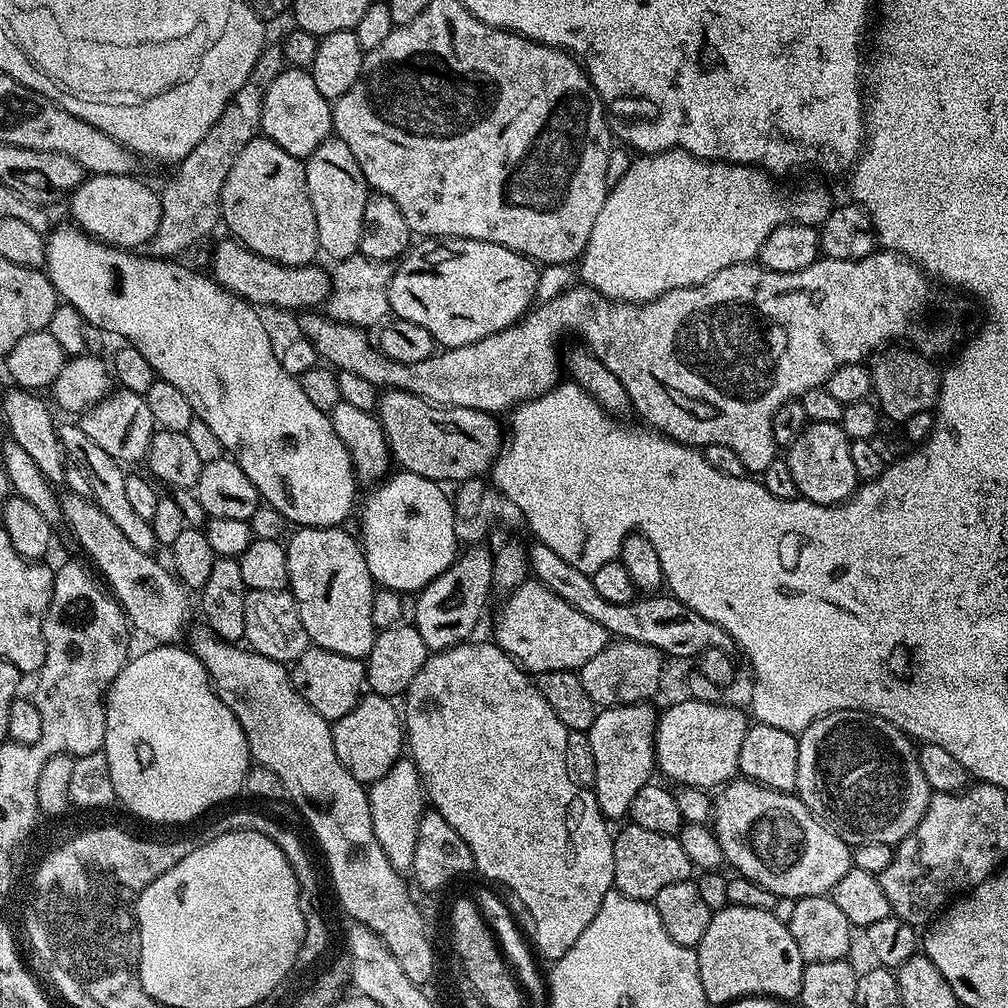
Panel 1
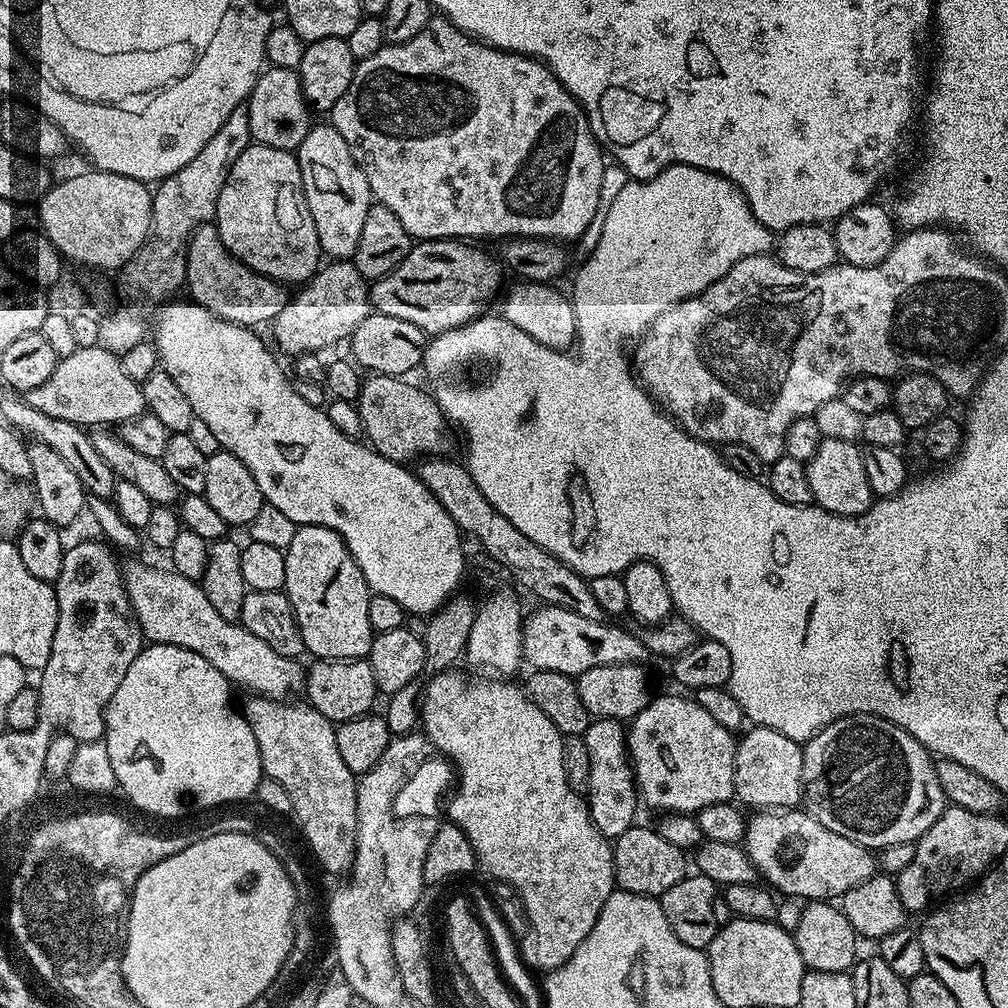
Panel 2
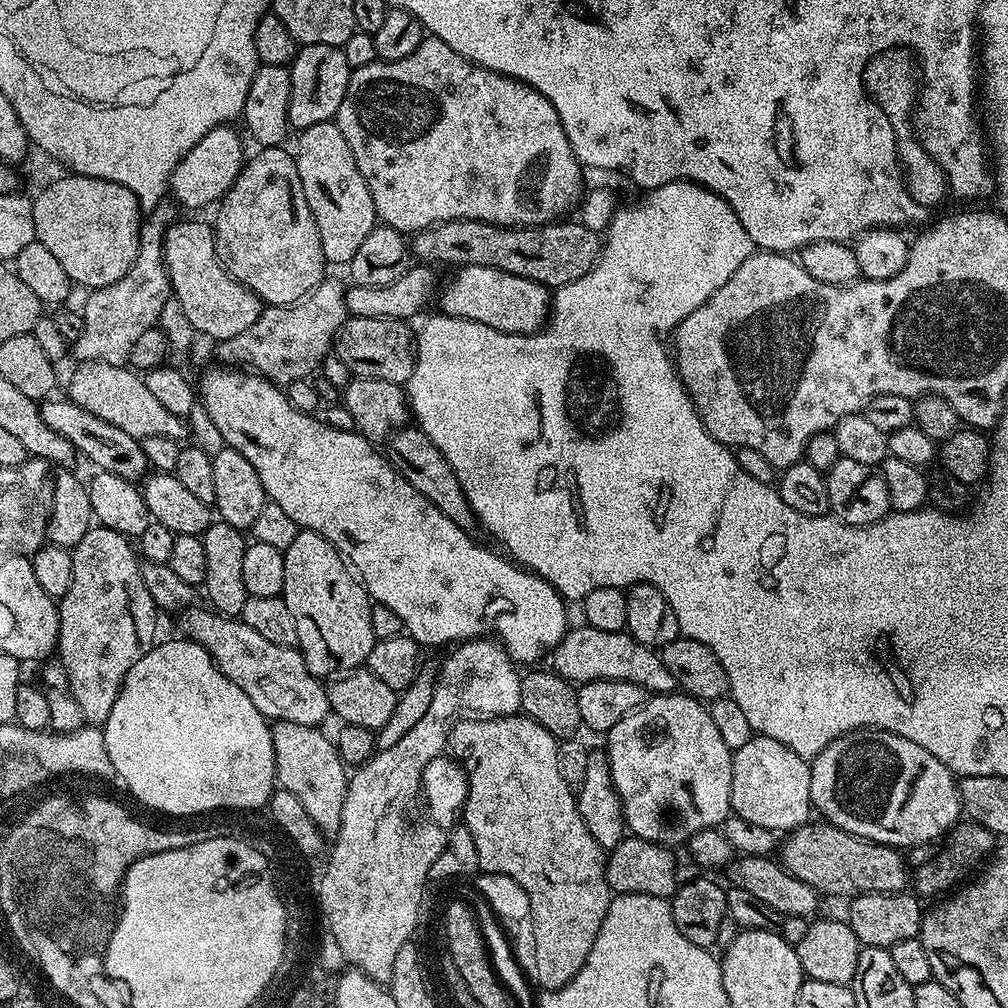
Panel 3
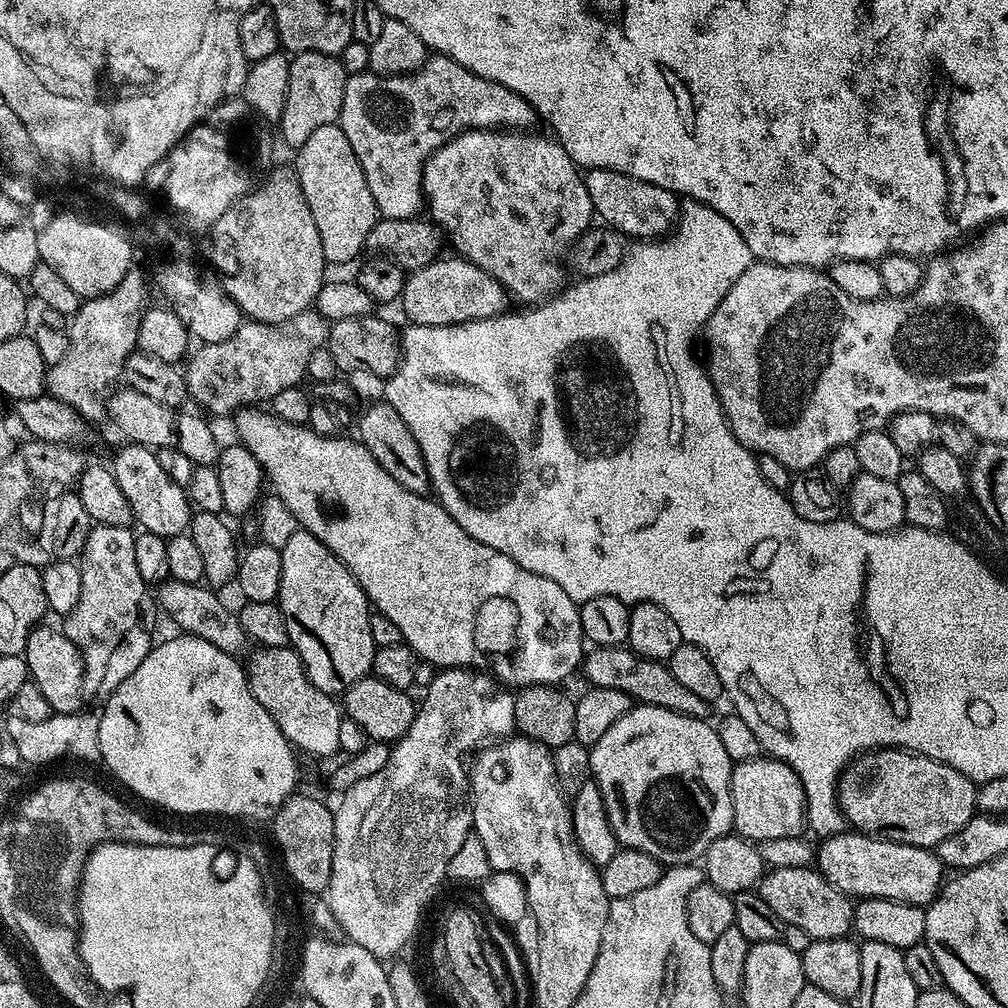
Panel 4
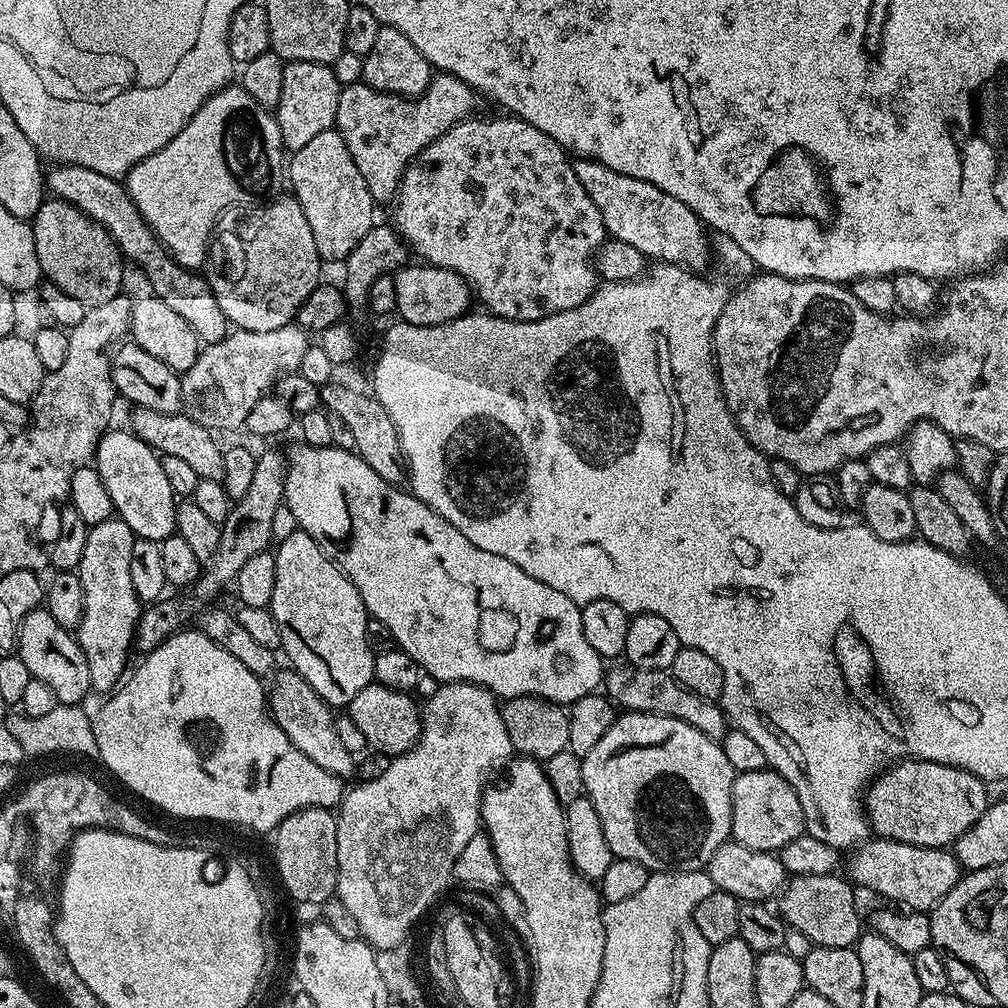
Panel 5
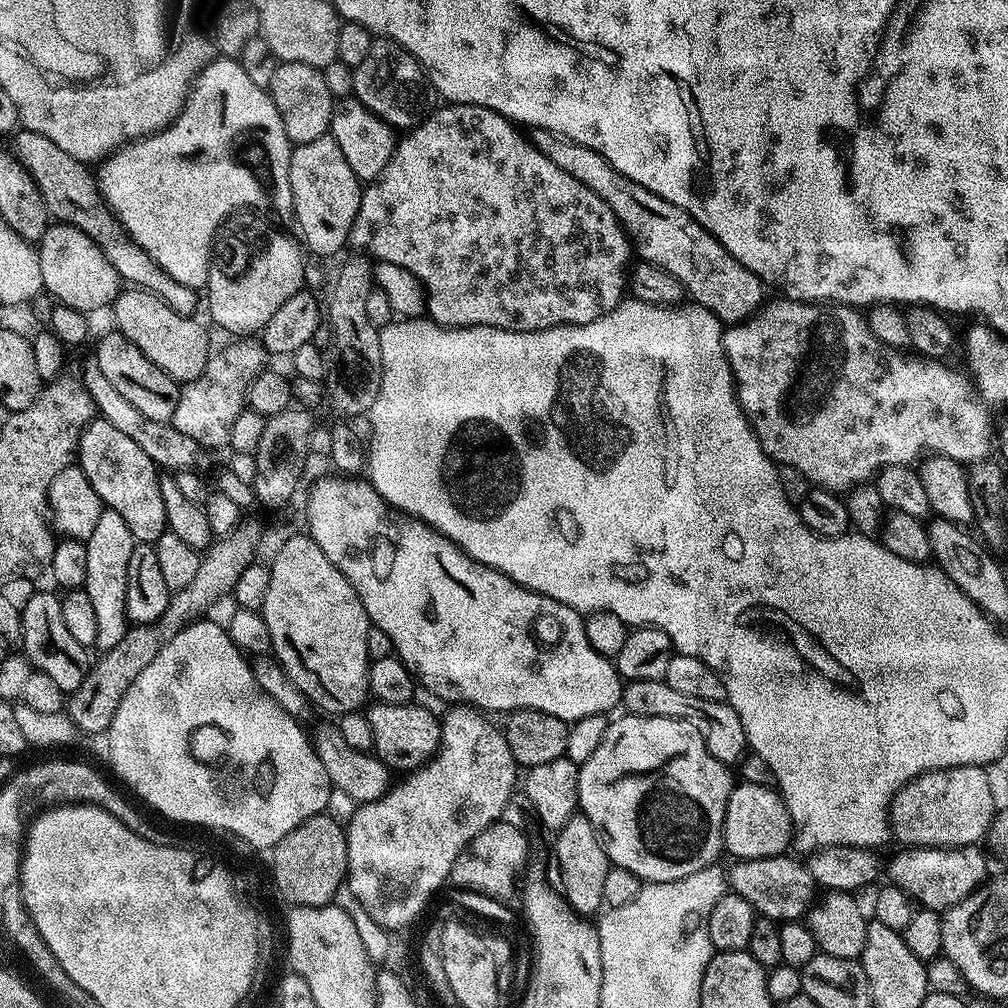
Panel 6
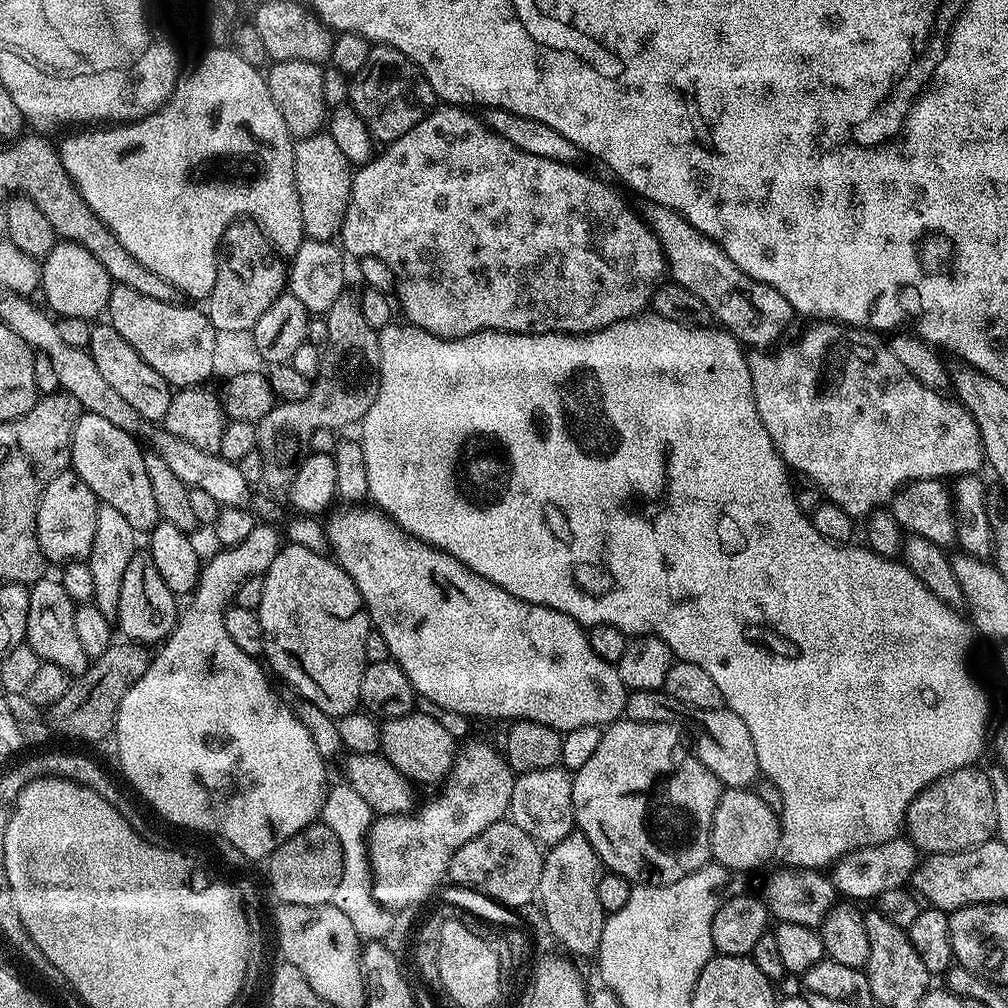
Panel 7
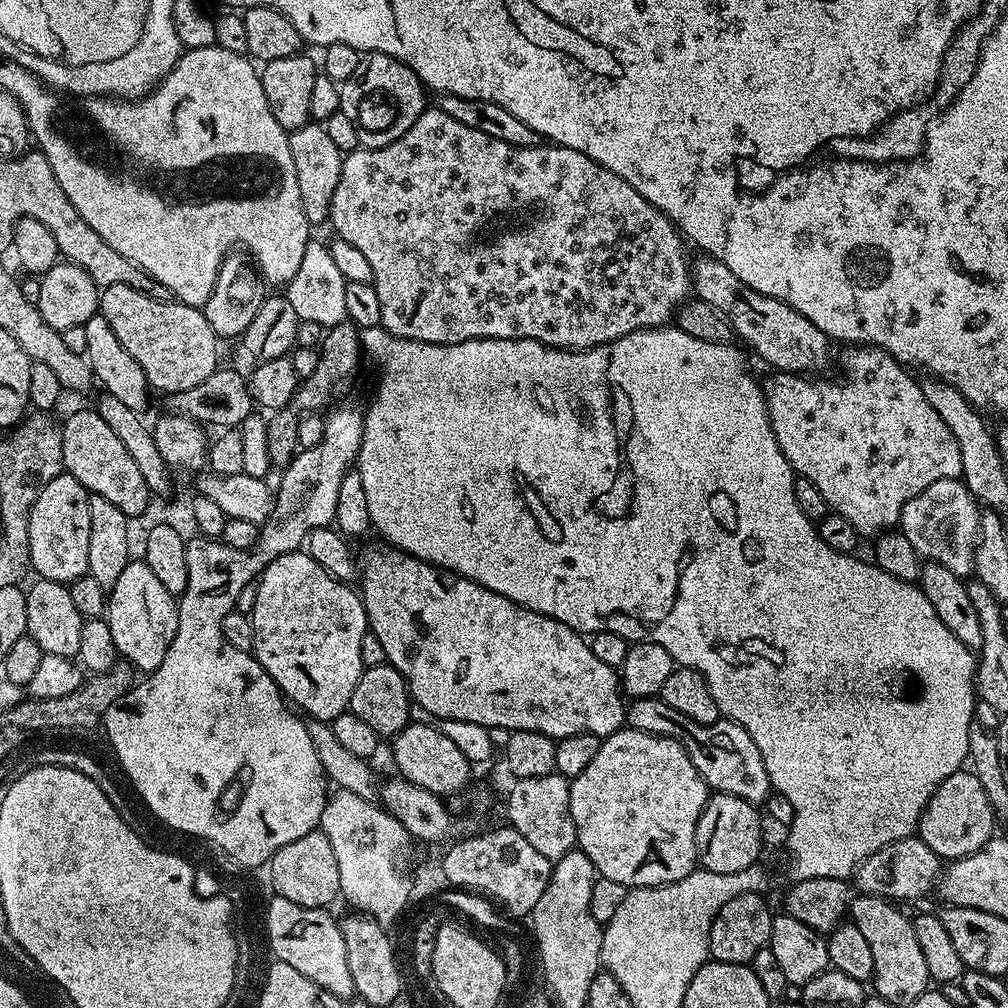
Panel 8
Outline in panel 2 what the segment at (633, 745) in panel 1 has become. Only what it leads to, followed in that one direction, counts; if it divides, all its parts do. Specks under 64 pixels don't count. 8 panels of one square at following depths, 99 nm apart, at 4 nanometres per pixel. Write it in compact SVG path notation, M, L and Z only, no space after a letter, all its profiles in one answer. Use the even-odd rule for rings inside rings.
M593 719L583 735L586 750L590 754L590 786L586 793L590 818L594 826L609 838L626 834L637 823L636 778L632 775L632 766L628 758L628 738L626 728L619 720Z

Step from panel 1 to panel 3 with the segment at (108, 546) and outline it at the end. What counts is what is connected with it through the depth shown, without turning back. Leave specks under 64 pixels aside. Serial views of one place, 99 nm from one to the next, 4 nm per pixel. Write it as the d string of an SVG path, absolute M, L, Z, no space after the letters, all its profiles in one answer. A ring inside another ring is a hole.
M189 607L179 613L180 628L184 631L181 633L187 639L193 640L195 644L201 644L212 655L213 660L222 670L222 674L226 674L226 678L230 678L230 682L234 682L234 686L238 686L238 690L242 690L242 694L246 694L246 698L250 698L250 702L254 702L254 706L258 706L258 710L264 715L265 720L298 722L302 726L315 728L323 725L324 719L329 719L327 687L317 677L310 674L299 647L277 646L267 638L262 638L262 634L250 630L250 626L246 626L244 621L239 618L221 616L219 612L209 610L207 607L204 607L205 609L196 607Z

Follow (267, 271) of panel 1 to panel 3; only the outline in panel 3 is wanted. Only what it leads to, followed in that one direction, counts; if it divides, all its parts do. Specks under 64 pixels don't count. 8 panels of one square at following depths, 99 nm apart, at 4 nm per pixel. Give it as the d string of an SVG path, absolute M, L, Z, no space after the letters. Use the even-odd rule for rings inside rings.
M180 220L169 224L164 235L164 265L168 271L168 277L172 283L172 295L178 298L183 312L190 318L194 329L208 336L213 342L229 340L234 334L242 334L258 322L262 311L262 302L254 293L240 284L228 272L225 272L224 265L220 263L216 253L216 234L211 223L204 220Z

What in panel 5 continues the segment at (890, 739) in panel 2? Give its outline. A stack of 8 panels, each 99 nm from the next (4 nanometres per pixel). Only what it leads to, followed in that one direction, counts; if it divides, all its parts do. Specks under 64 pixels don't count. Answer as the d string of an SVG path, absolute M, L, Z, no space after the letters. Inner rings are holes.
M909 758L887 768L868 785L862 799L871 831L877 837L897 840L903 844L913 844L923 848L948 848L987 810L990 797L989 785L979 780L975 772L967 772L949 764L939 764L929 760Z

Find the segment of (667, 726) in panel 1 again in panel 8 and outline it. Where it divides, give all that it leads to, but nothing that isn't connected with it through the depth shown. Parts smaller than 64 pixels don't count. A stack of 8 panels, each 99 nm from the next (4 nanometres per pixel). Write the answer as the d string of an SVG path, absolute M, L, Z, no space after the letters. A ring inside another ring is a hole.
M630 727L603 737L598 754L582 774L570 780L570 814L576 827L576 843L594 862L600 876L630 888L657 888L697 871L696 827L710 795L708 784L678 742L646 734Z

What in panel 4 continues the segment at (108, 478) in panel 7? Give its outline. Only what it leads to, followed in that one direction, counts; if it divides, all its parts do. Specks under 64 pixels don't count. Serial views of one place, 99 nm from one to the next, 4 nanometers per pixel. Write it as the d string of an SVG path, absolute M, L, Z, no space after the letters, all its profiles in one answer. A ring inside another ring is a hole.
M129 443L110 464L112 473L118 478L118 486L122 486L122 494L126 494L126 502L130 502L132 519L145 532L153 532L162 537L178 536L189 531L194 509L185 489L178 486L158 466L155 451L140 444Z

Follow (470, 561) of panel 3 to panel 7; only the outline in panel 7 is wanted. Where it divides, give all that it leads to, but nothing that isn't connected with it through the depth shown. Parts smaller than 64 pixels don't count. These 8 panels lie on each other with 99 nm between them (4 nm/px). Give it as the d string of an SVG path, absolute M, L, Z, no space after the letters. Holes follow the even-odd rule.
M344 506L341 512L334 513L328 522L326 520L326 531L331 555L340 568L346 570L354 586L358 586L358 594L362 594L364 607L368 609L371 627L378 634L382 634L382 638L386 638L389 657L396 661L397 666L406 674L406 678L410 678L412 689L417 696L430 698L430 702L438 702L438 706L446 710L454 710L469 718L481 716L484 720L504 720L503 722L533 720L556 728L562 734L570 730L578 730L578 726L614 724L624 716L626 689L622 678L618 678L615 664L606 663L602 658L598 658L598 654L594 654L594 650L590 650L587 631L574 618L553 608L514 598L514 594L502 590L502 586L494 586L494 582L482 578L482 574L474 574L474 570L458 562L458 558L454 558L449 552L443 552L441 548L433 548L431 544L425 544L417 536L409 536L403 528L399 528L375 506Z

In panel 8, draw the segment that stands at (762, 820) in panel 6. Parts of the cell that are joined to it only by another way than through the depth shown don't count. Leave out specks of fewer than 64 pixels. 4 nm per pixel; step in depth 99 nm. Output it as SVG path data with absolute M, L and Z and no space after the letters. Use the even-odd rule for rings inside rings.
M725 792L709 795L696 827L696 855L699 867L705 872L714 874L734 874L738 870L753 867L760 856L760 816L762 820L761 809L742 798Z

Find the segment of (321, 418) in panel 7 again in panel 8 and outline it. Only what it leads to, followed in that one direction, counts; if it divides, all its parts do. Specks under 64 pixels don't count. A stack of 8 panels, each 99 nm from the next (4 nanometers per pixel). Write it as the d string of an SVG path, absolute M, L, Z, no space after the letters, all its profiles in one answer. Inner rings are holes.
M343 322L329 327L324 333L324 343L320 345L318 351L320 353L318 366L314 370L314 374L310 374L310 378L303 380L297 387L296 394L292 397L291 405L273 411L267 417L266 443L270 445L270 462L277 469L283 470L287 468L289 462L296 457L298 451L298 422L300 421L301 413L319 413L321 410L327 409L333 402L344 398L339 398L339 396L344 396L351 390L352 383L355 382L356 375L360 372L362 345L360 332L355 324Z

